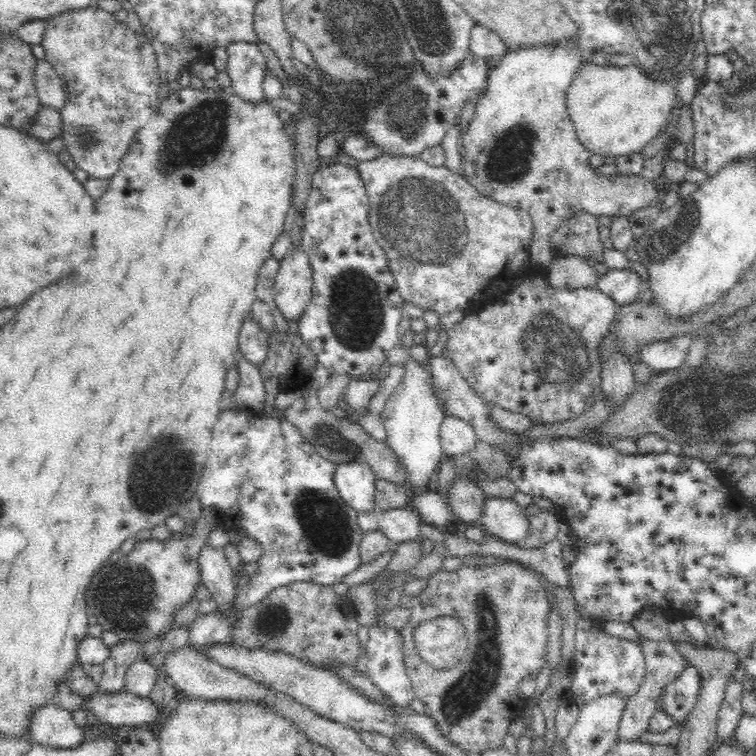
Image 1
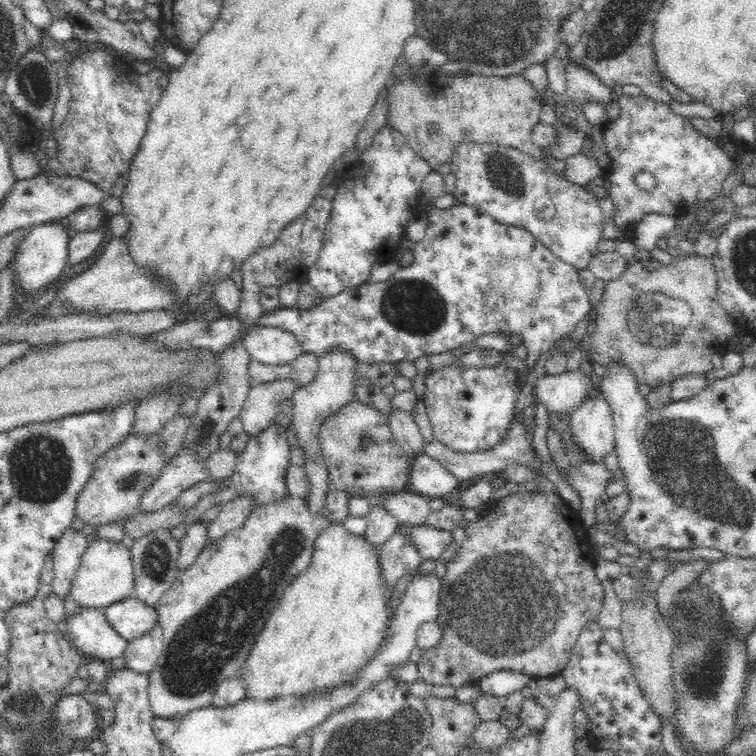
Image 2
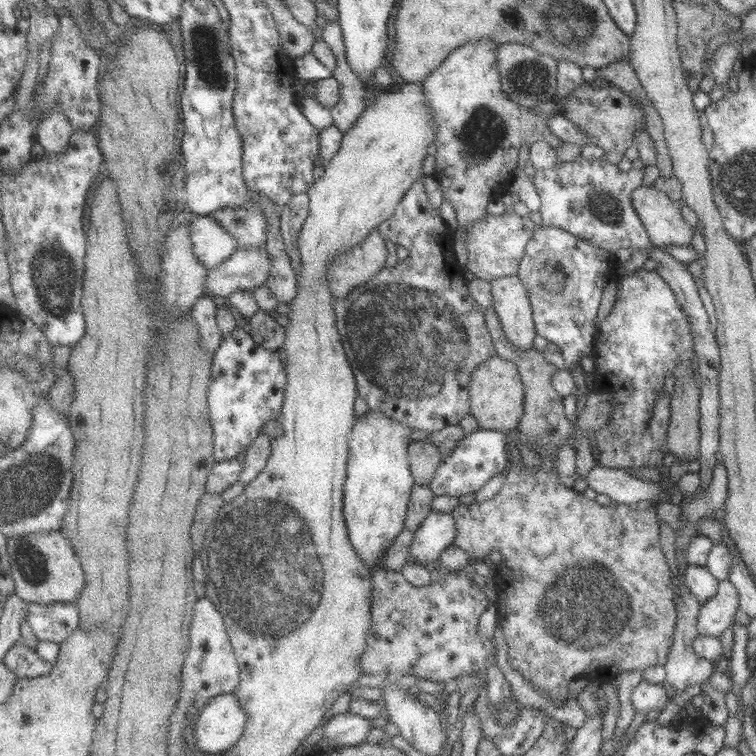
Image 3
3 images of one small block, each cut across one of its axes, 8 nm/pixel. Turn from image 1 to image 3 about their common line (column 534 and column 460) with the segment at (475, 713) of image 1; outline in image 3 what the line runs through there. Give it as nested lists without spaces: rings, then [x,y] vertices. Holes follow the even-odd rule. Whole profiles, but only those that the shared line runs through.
[[[381,568],[374,570],[373,623],[367,649],[362,656],[364,674],[384,677],[413,675],[431,681],[453,681],[463,676],[485,671],[497,662],[497,646],[493,638],[479,634],[481,615],[491,604],[479,584],[473,582],[470,569],[459,572],[439,572],[429,586],[415,586],[402,572]]]

